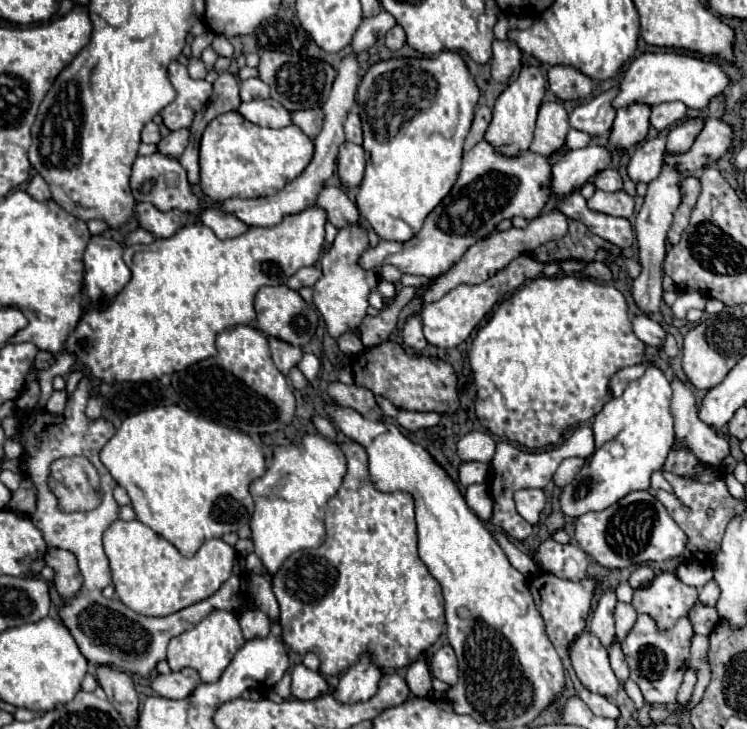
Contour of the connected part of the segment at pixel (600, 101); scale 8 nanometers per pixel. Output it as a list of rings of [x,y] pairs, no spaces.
[[[618,85],[600,93],[592,101],[578,105],[570,113],[570,127],[578,131],[586,131],[594,137],[610,133],[612,121],[616,117],[616,109],[612,107],[612,101],[616,95],[618,95]]]

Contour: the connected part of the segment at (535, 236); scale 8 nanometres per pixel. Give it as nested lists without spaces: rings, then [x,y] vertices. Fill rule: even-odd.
[[[552,211],[552,213],[546,213],[546,215],[536,217],[534,221],[528,223],[526,229],[516,229],[516,227],[512,227],[512,229],[508,229],[508,231],[496,231],[496,233],[488,235],[486,239],[482,239],[480,243],[472,245],[472,247],[464,253],[464,257],[462,257],[450,271],[446,271],[446,273],[440,275],[438,279],[434,279],[434,281],[432,281],[432,289],[428,289],[428,291],[422,295],[422,299],[424,299],[426,303],[430,303],[430,301],[436,301],[436,299],[444,297],[452,287],[458,287],[460,283],[468,283],[468,285],[482,283],[482,281],[486,281],[488,277],[492,277],[494,273],[498,273],[498,271],[502,271],[504,267],[508,267],[510,261],[514,261],[516,257],[524,255],[526,251],[534,251],[536,247],[548,243],[548,241],[562,239],[562,237],[566,235],[566,231],[568,231],[568,217],[566,217],[564,213],[560,213],[560,211]]]

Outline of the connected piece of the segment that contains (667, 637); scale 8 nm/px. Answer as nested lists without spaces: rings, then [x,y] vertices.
[[[638,615],[632,631],[622,641],[622,649],[630,667],[630,679],[638,683],[644,701],[648,705],[674,705],[678,687],[682,685],[682,677],[690,667],[690,639],[692,639],[692,623],[690,619],[680,619],[672,629],[660,631],[656,623],[652,623],[650,615]]]

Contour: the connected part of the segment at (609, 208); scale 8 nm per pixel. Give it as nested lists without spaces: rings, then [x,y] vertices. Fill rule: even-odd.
[[[624,189],[606,193],[606,191],[596,191],[592,199],[588,199],[588,207],[592,211],[600,211],[606,215],[614,217],[630,217],[634,213],[634,197],[628,195]]]

